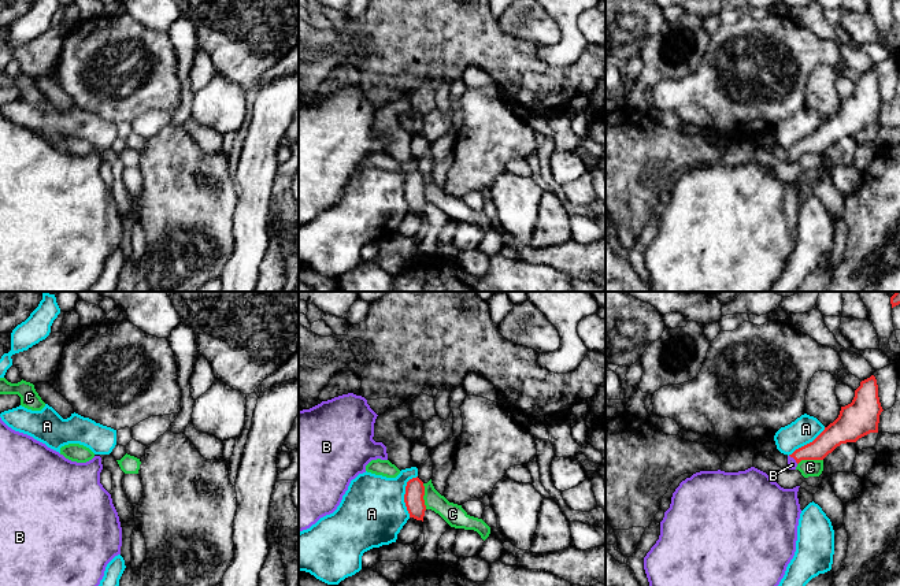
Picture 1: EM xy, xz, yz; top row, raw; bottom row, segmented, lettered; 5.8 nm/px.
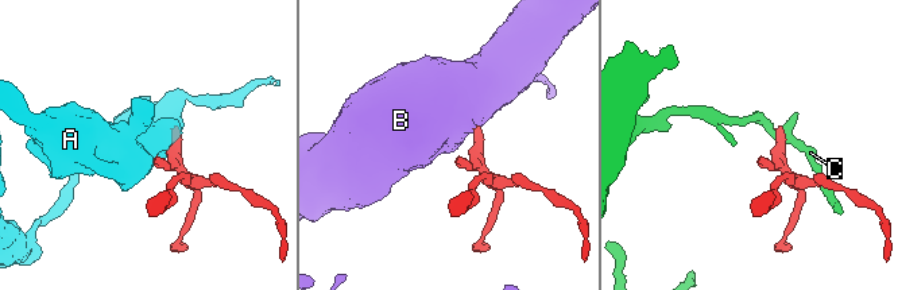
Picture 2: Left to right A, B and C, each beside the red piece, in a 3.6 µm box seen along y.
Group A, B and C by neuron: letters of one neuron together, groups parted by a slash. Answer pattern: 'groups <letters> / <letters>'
groups A / B / C

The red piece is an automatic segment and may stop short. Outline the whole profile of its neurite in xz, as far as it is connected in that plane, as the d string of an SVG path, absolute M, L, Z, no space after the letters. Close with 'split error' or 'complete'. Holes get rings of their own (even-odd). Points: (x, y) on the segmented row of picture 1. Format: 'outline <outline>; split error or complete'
outline M416 476L407 482L404 502L410 518L423 522L426 505L425 505L425 486L423 482Z; complete

